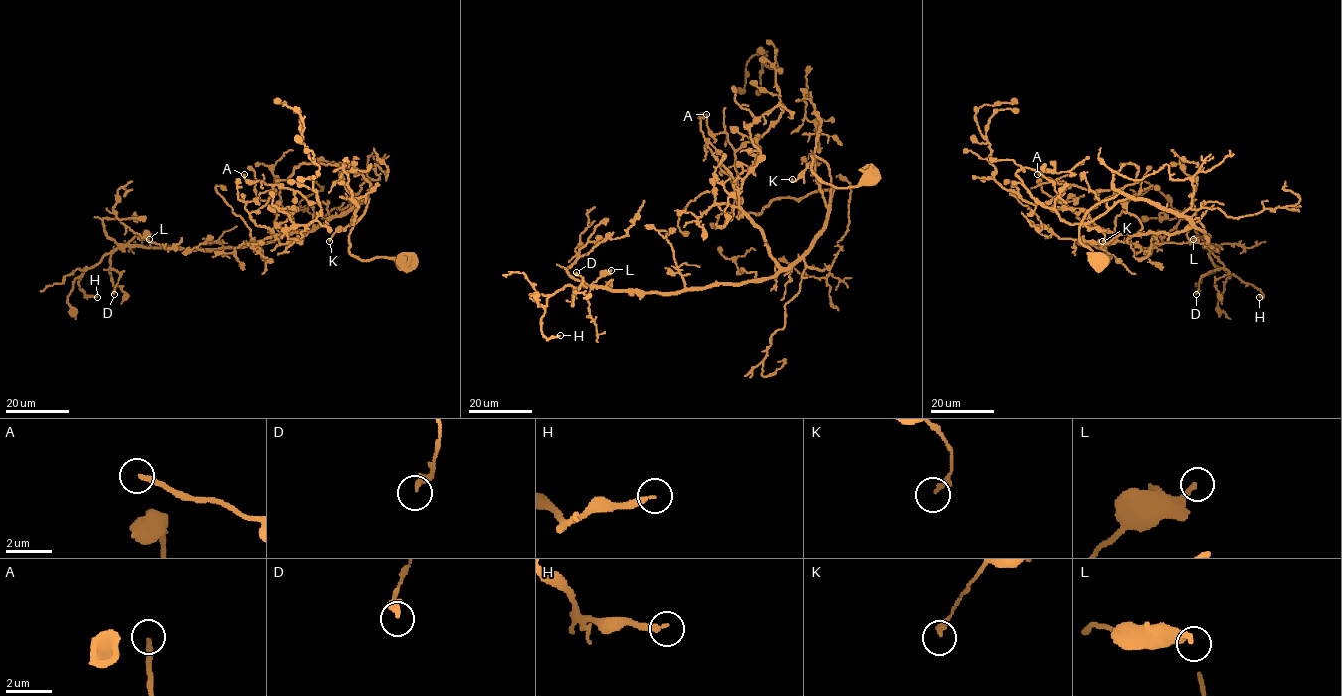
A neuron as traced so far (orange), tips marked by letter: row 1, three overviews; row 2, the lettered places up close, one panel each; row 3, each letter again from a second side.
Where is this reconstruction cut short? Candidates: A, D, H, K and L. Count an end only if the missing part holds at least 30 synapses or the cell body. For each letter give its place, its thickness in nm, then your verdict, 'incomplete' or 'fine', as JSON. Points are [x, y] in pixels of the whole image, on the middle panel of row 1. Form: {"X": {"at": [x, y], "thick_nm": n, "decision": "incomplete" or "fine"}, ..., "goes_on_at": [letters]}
{"A": {"at": [706, 114], "thick_nm": 200, "decision": "incomplete"}, "D": {"at": [576, 272], "thick_nm": 280, "decision": "fine"}, "H": {"at": [560, 335], "thick_nm": 240, "decision": "fine"}, "K": {"at": [792, 179], "thick_nm": 240, "decision": "fine"}, "L": {"at": [611, 270], "thick_nm": 260, "decision": "fine"}, "goes_on_at": ["A"]}

